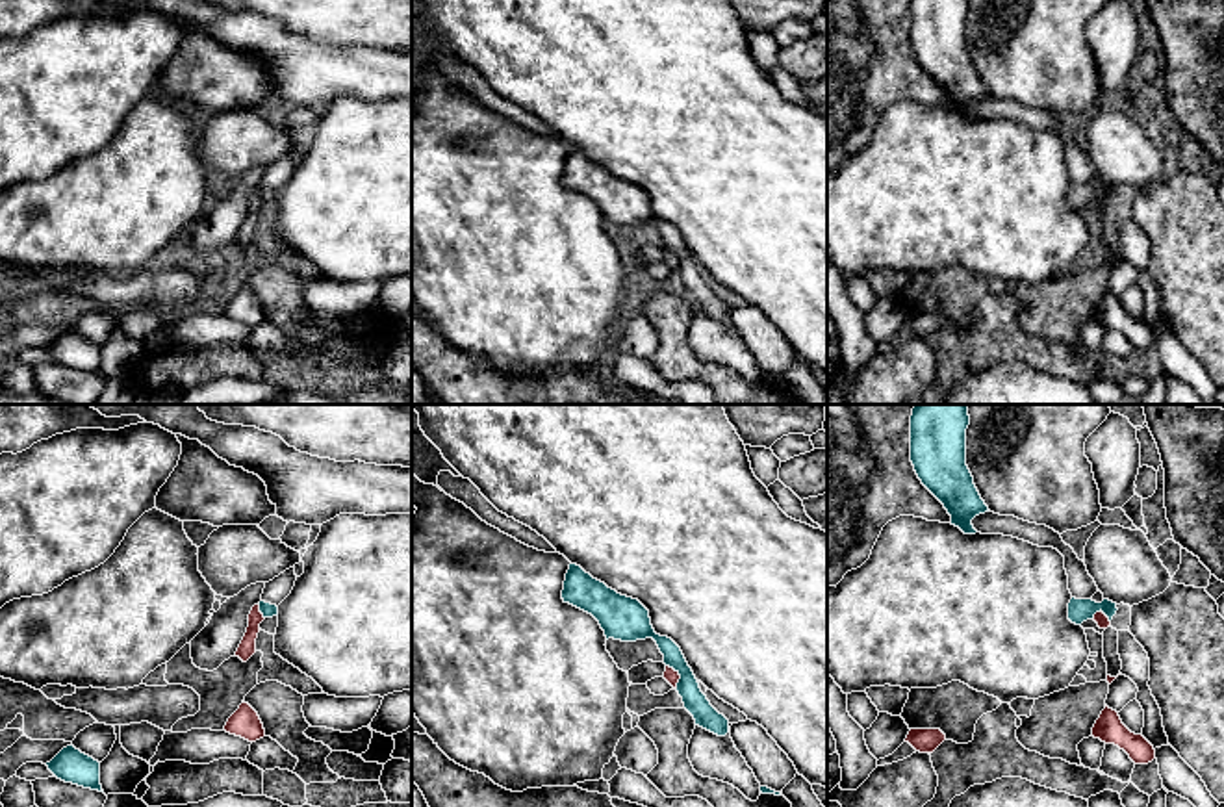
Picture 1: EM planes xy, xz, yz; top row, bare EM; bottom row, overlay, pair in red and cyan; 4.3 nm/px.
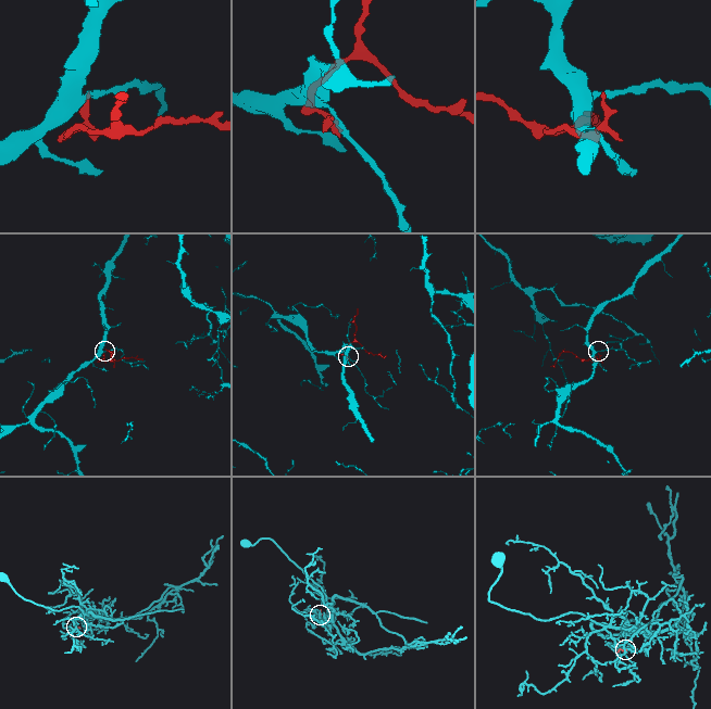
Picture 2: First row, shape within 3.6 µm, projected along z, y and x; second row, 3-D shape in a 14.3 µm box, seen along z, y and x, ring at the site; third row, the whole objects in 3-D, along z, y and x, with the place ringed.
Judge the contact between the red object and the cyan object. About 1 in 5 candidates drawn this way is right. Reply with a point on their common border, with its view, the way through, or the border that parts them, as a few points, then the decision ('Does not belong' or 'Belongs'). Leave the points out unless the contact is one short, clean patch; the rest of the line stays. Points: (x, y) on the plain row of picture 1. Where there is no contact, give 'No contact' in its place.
Touches red at xz (679, 260). Boundary: xz (666, 249), (679, 260), (675, 273). Does not belong

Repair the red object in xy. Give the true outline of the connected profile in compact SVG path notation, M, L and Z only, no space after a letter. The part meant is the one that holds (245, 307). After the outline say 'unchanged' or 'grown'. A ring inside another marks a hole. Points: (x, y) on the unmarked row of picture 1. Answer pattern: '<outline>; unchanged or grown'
M245 286L228 302L224 315L236 321L241 321L249 327L256 327L265 321L265 314L258 297Z; unchanged

